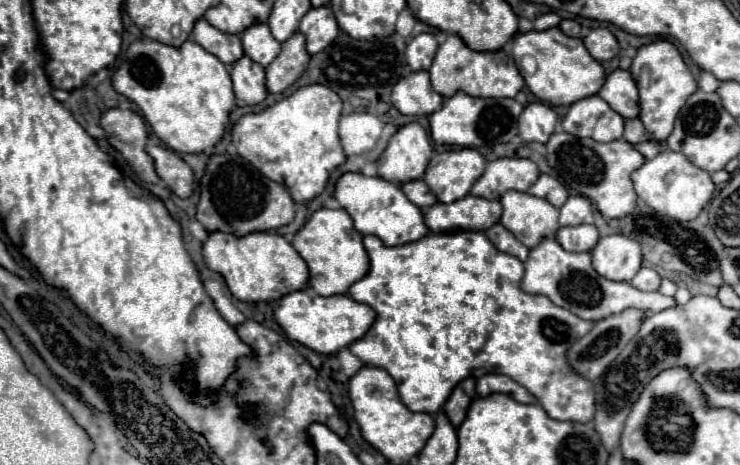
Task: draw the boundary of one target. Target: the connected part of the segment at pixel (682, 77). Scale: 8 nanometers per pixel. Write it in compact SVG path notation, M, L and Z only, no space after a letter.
M656 39L648 45L642 45L636 51L636 57L632 59L630 75L636 81L638 95L640 95L638 119L644 123L644 127L652 135L652 139L656 139L656 141L666 139L670 135L670 129L674 129L674 121L676 121L682 105L686 103L686 97L690 97L690 93L694 93L698 89L680 51L668 39Z

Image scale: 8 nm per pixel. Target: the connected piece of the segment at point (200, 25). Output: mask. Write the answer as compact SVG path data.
M198 19L194 23L194 29L192 29L190 37L192 37L194 43L202 45L202 49L216 55L224 65L230 65L244 55L238 35L224 33L224 31L212 27L206 19Z

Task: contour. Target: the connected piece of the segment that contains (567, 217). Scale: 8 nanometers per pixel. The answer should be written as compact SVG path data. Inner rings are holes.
M570 195L566 203L560 207L560 225L582 225L592 223L594 211L588 197Z

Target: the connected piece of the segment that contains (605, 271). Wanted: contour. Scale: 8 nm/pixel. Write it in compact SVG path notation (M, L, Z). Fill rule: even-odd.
M624 235L602 237L590 255L596 273L610 281L630 281L642 265L638 241Z

